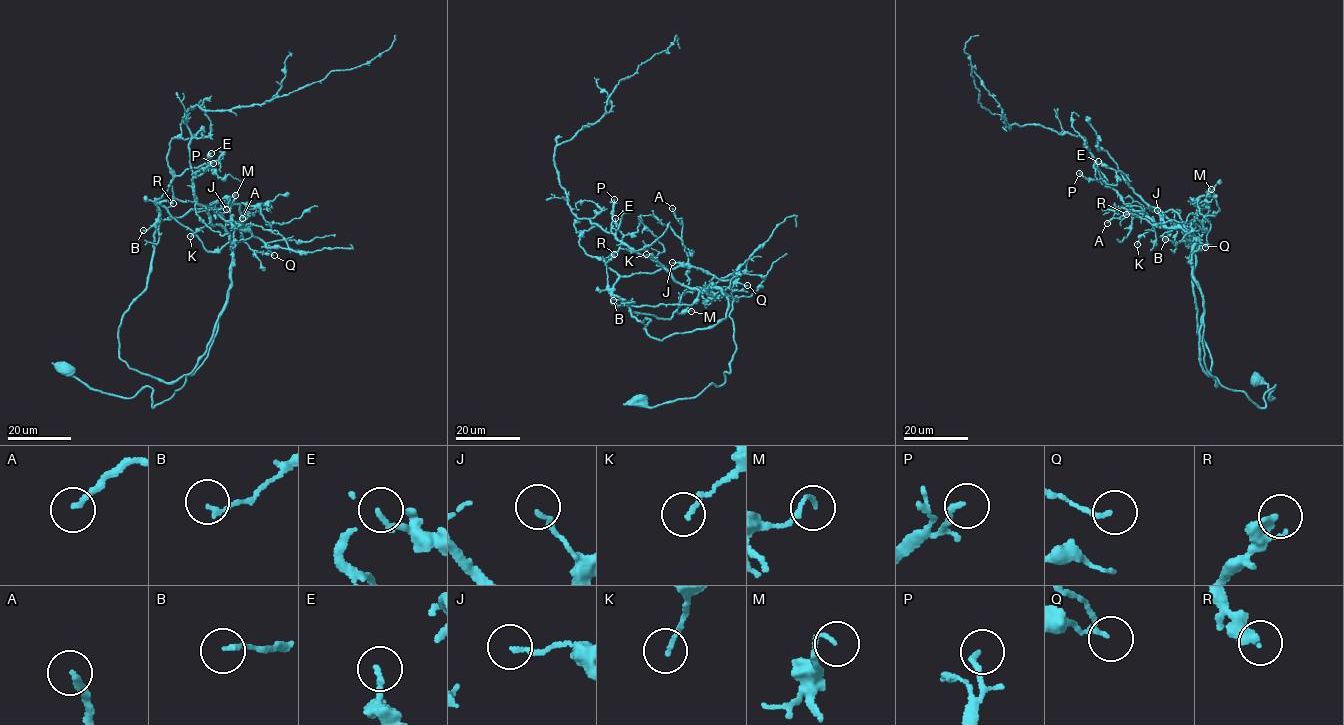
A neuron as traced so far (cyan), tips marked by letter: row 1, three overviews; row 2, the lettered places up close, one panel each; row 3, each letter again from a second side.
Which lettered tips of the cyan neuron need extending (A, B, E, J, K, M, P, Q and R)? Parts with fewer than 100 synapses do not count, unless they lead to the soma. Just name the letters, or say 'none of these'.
none of these

